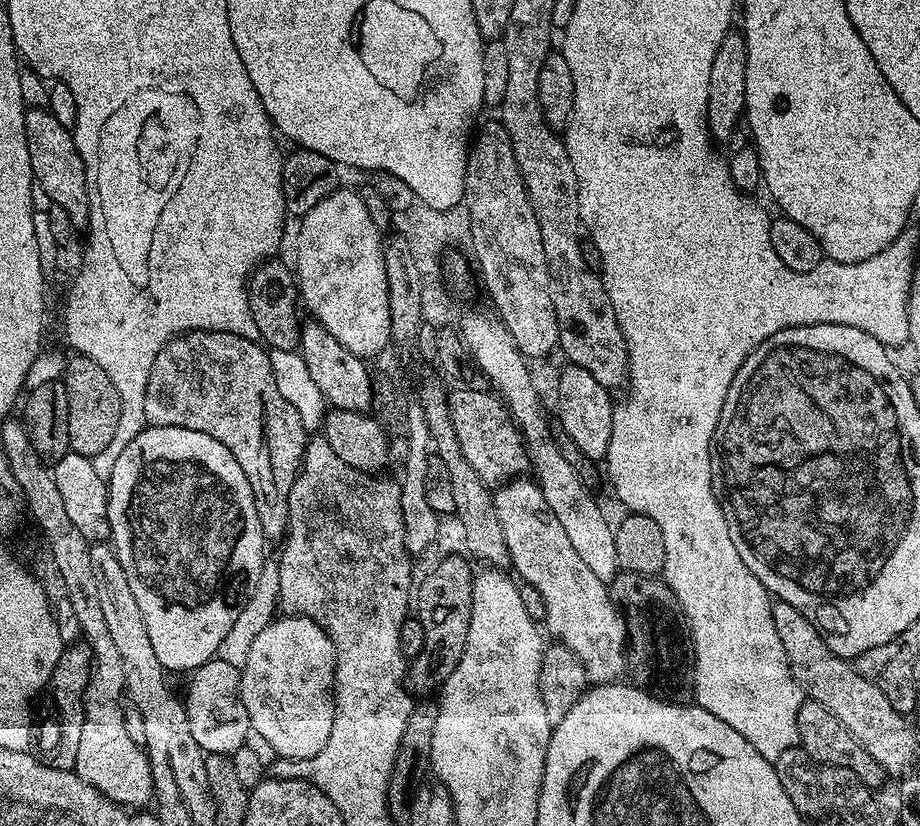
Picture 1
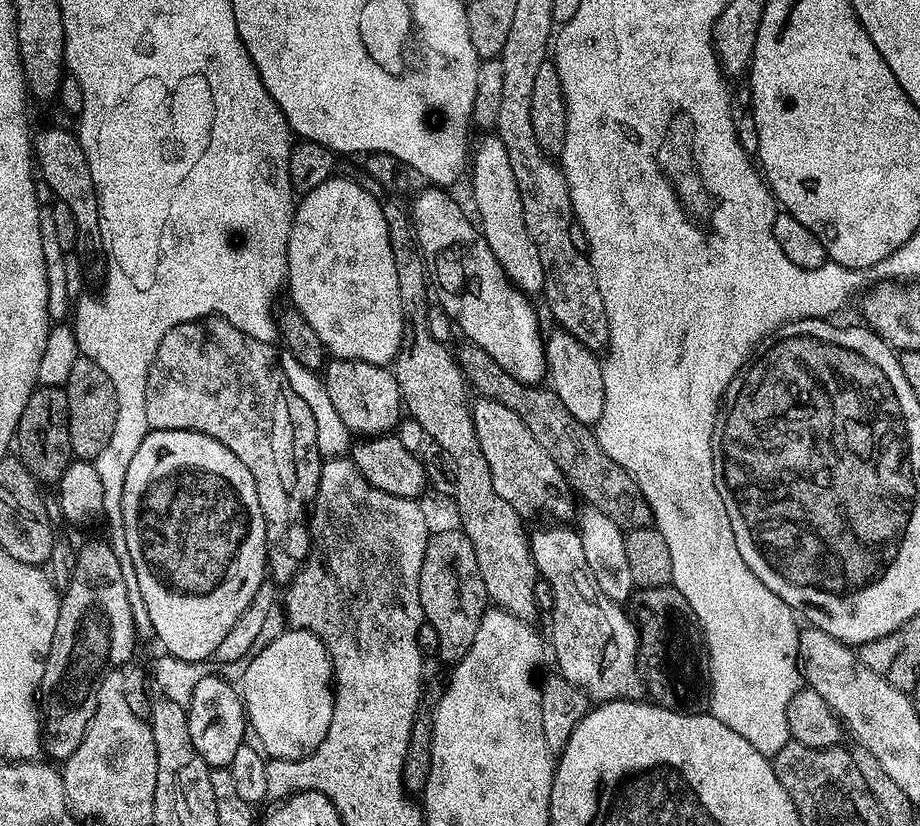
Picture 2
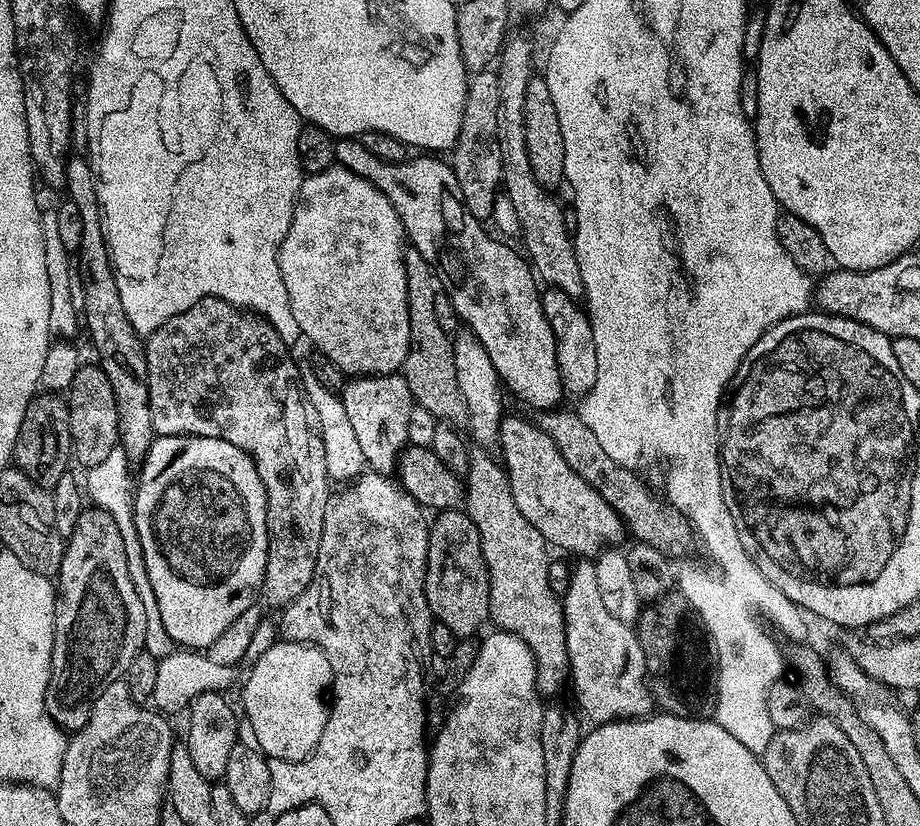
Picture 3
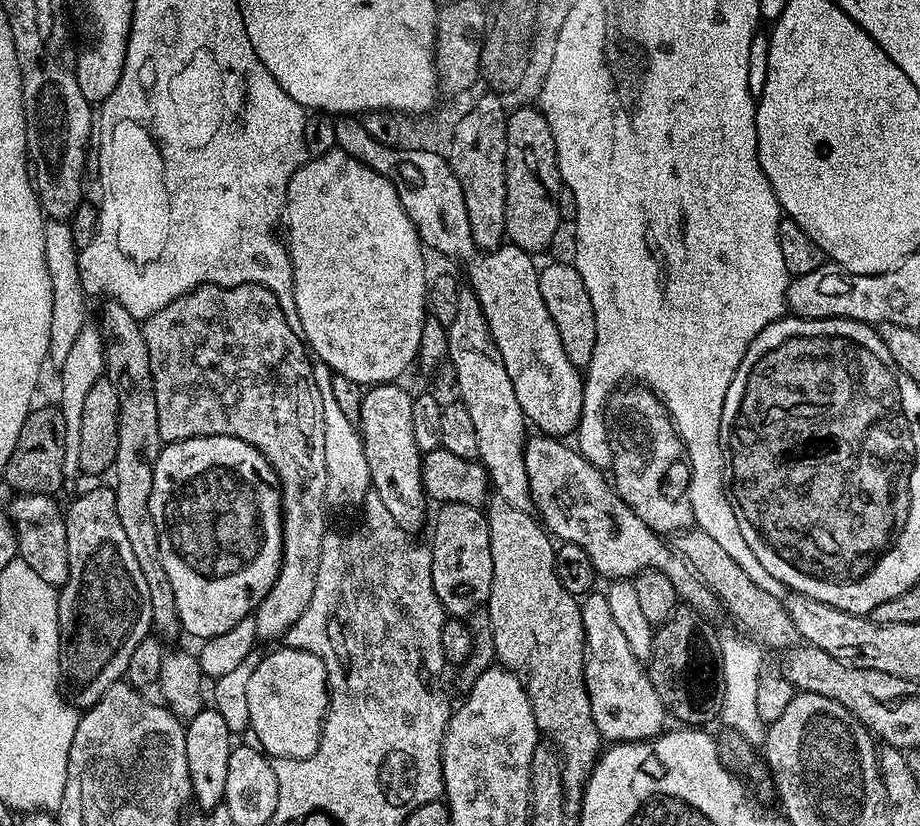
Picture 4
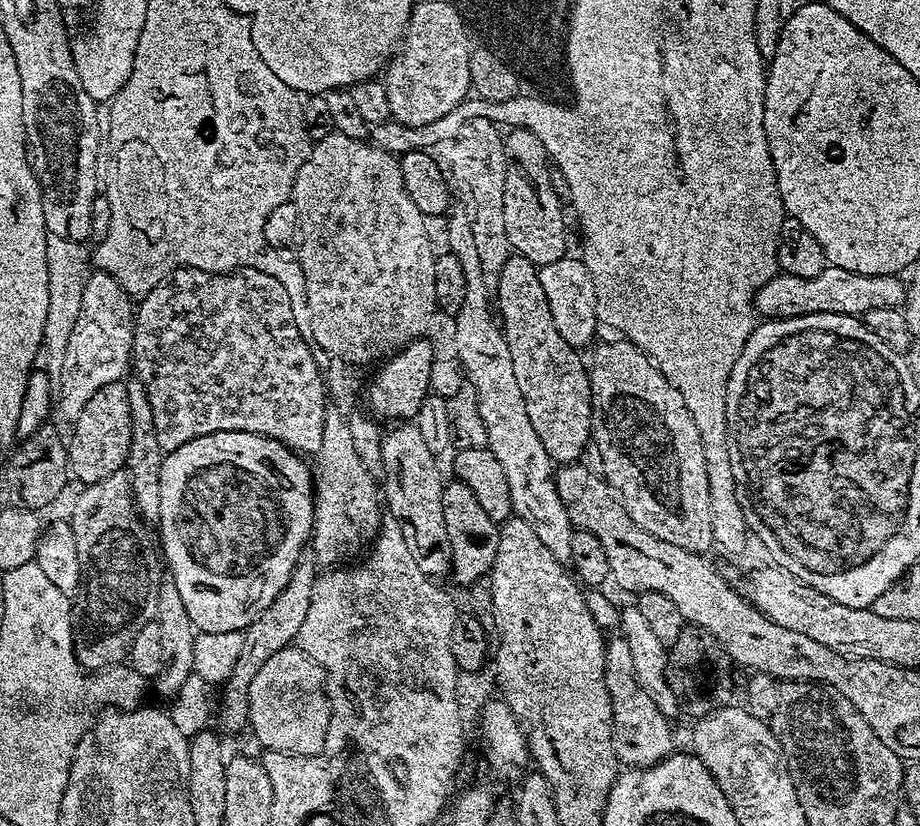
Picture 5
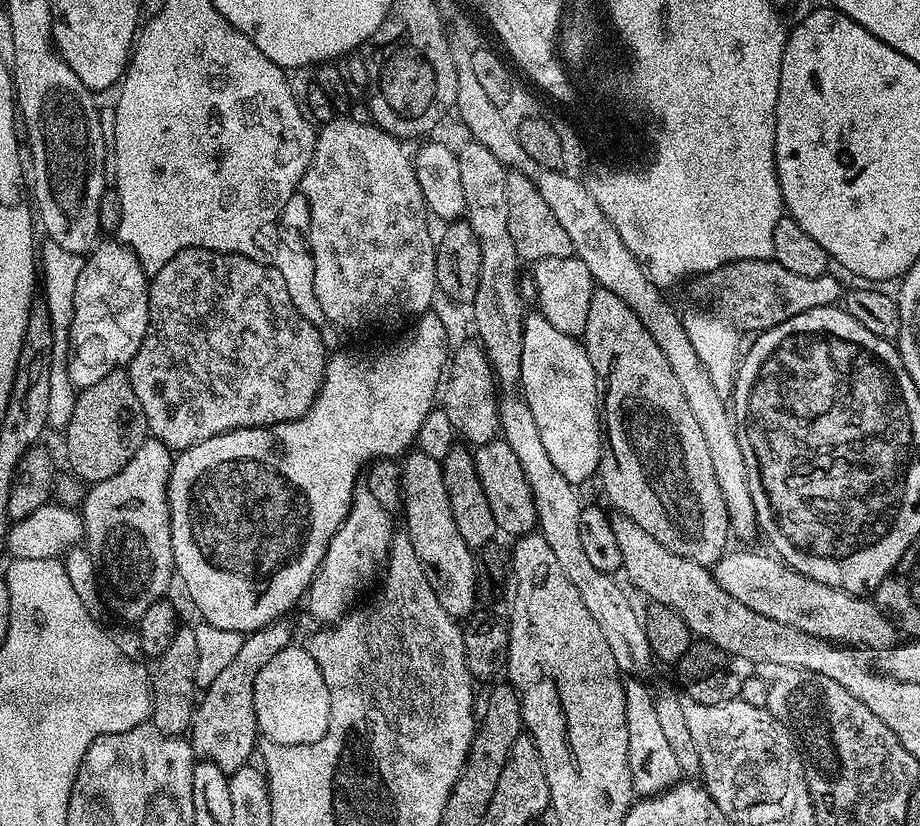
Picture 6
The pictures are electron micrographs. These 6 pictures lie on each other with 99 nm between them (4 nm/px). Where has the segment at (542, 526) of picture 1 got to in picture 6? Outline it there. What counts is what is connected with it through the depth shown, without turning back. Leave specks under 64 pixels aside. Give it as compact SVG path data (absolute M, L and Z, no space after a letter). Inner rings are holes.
M641 679L624 680L626 694L626 731L630 734L630 778L632 790L637 797L658 796L662 792L681 783L682 773L678 766L678 757L672 753L662 730L656 709L656 697L653 689L648 689Z

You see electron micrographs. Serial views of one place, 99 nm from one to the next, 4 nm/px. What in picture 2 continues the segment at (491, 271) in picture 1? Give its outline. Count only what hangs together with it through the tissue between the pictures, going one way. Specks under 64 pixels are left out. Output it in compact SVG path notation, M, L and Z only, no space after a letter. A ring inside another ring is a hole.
M498 135L481 136L484 137L477 144L475 141L470 152L472 200L476 203L478 226L509 283L526 294L539 293L544 286L541 259L525 226L522 198L518 182L514 182L514 170L510 170L510 158L506 158L506 146L502 146L502 138Z

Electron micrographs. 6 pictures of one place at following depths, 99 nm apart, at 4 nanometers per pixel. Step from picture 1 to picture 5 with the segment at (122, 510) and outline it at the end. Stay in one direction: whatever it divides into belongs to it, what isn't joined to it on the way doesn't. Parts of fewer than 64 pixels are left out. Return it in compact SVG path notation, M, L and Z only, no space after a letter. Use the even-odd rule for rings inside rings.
M219 432L206 434L178 446L173 452L167 453L161 462L161 518L158 523L158 544L166 561L167 571L178 586L178 594L182 594L182 602L186 605L186 614L190 614L190 622L194 622L197 632L210 634L226 634L227 632L243 632L282 594L286 582L294 574L294 568L300 557L305 555L307 546L314 536L316 504L312 500L312 472L303 455L293 452L282 442L269 436L259 436L249 432Z

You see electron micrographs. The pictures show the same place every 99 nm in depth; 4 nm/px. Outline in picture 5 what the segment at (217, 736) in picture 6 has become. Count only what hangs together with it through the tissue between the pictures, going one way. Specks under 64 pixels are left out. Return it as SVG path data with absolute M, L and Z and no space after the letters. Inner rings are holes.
M315 555L301 556L282 594L278 594L278 598L274 598L274 602L270 602L270 606L266 606L266 610L262 610L262 614L258 614L258 618L254 618L254 622L250 622L250 626L244 629L242 655L234 666L234 674L230 674L230 678L225 680L219 689L221 692L220 704L218 700L218 716L220 712L220 724L226 731L240 732L243 728L245 731L248 724L248 684L254 682L254 674L262 670L262 662L266 662L266 658L274 658L278 650L289 647L295 641L298 630L310 610L310 598L314 598L317 575L318 565Z

